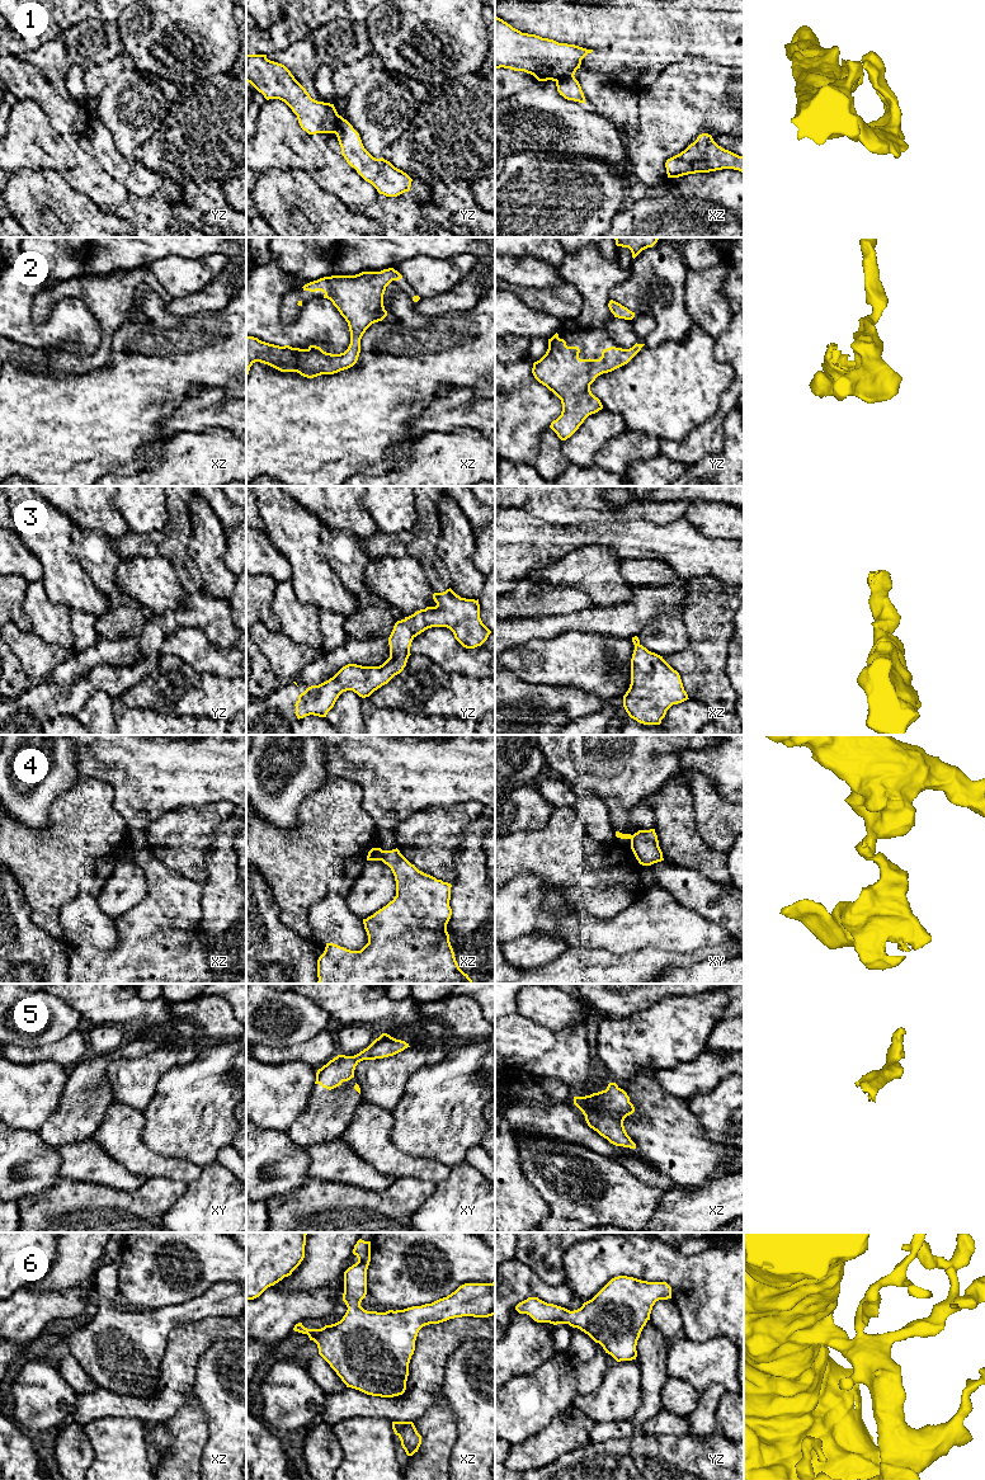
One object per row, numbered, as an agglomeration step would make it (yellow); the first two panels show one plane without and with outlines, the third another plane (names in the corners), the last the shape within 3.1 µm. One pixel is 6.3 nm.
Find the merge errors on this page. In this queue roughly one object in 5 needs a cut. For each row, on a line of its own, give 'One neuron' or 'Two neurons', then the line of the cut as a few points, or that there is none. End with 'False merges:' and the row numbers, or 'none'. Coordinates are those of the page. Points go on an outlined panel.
1: Two neurons. Split along yz (340, 116), (334, 132)
2: One neuron. No split
3: One neuron. No split
4: Two neurons. Split along xz (385, 851), (381, 859)
5: One neuron. No split
6: One neuron. No split
False merges: 1, 4

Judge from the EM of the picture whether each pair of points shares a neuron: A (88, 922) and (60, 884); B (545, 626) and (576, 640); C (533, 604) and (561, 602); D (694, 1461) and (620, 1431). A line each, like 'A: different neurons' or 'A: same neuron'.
A: different neurons
B: different neurons
C: same neuron
D: different neurons

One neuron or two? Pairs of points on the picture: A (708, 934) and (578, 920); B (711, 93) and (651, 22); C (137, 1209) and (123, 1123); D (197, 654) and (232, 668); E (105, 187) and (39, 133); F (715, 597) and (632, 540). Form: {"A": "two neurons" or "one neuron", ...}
{"A": "one neuron", "B": "two neurons", "C": "two neurons", "D": "one neuron", "E": "one neuron", "F": "two neurons"}

